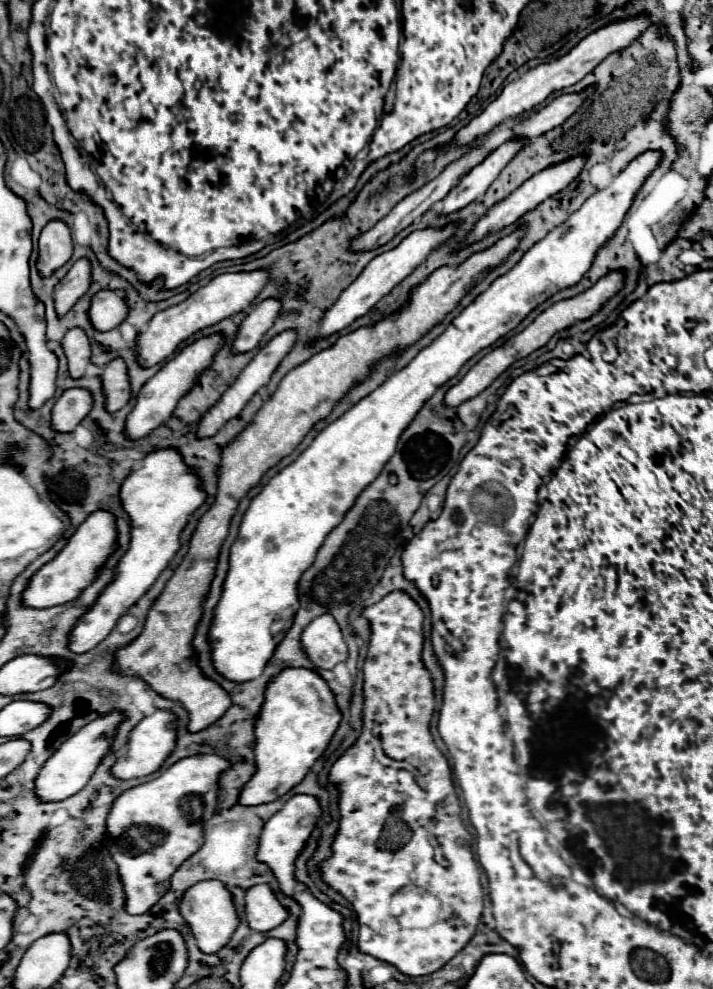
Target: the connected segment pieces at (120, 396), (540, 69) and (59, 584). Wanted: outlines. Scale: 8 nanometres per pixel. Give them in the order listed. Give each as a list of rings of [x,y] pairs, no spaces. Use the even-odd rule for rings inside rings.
[[[121,358],[111,360],[101,374],[101,384],[105,392],[105,410],[117,412],[121,410],[131,398],[131,386],[127,378],[127,368]]]
[[[637,16],[637,18],[631,18],[631,20],[623,20],[623,22],[613,22],[593,34],[589,34],[585,40],[581,40],[567,56],[555,60],[555,62],[547,62],[547,64],[539,64],[537,68],[531,68],[527,70],[521,78],[517,78],[515,82],[509,82],[507,86],[503,86],[503,92],[499,94],[499,98],[495,102],[491,102],[483,114],[479,114],[477,118],[473,118],[463,130],[457,132],[455,136],[455,142],[457,144],[469,144],[473,142],[475,138],[487,134],[489,130],[493,130],[497,124],[501,124],[503,120],[507,118],[515,118],[527,110],[531,110],[533,106],[541,104],[551,92],[555,90],[561,90],[565,86],[573,86],[577,84],[583,76],[587,76],[603,58],[607,58],[611,52],[617,52],[617,50],[623,50],[627,48],[643,30],[647,30],[651,24],[649,16]]]
[[[93,512],[69,538],[65,548],[45,566],[41,566],[21,592],[23,606],[27,608],[51,608],[59,604],[67,604],[79,596],[87,584],[97,576],[99,564],[107,560],[107,552],[115,548],[115,520],[109,512]]]

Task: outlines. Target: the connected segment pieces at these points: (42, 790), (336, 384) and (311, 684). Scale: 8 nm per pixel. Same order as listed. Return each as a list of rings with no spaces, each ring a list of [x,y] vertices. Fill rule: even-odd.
[[[109,712],[107,716],[93,720],[91,724],[81,728],[77,734],[73,734],[67,742],[63,742],[39,770],[35,778],[35,798],[41,802],[59,802],[79,792],[87,784],[91,774],[95,772],[99,760],[105,756],[111,744],[111,732],[115,730],[115,724],[119,724],[119,720],[123,720],[119,712]]]
[[[523,228],[501,238],[489,250],[473,254],[467,262],[457,268],[443,266],[435,270],[421,286],[411,292],[411,302],[403,312],[389,316],[375,324],[375,328],[359,328],[347,336],[341,336],[335,346],[315,354],[305,364],[293,368],[271,394],[271,398],[259,408],[253,422],[239,432],[239,436],[221,450],[221,464],[217,470],[217,496],[211,508],[201,516],[183,562],[177,566],[175,574],[167,582],[165,590],[153,602],[147,612],[143,632],[131,640],[127,646],[115,652],[113,668],[121,676],[135,676],[147,682],[159,696],[179,702],[189,712],[189,732],[199,732],[213,722],[217,722],[225,710],[231,706],[229,694],[205,678],[195,666],[195,654],[191,650],[191,640],[195,626],[201,618],[201,602],[209,590],[213,578],[219,548],[229,532],[231,516],[237,510],[239,500],[253,488],[261,476],[275,466],[283,456],[291,454],[303,436],[313,428],[313,424],[333,410],[333,406],[343,398],[343,394],[357,382],[369,376],[369,370],[377,360],[387,356],[387,352],[403,350],[409,344],[417,342],[425,332],[439,324],[445,314],[449,314],[461,298],[495,266],[499,266],[519,244]]]
[[[283,668],[265,688],[265,700],[255,718],[255,774],[243,786],[239,804],[259,806],[273,802],[295,788],[313,762],[329,746],[341,714],[327,682],[307,668]]]

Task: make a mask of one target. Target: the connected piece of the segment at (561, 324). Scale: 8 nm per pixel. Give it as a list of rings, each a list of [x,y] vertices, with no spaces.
[[[609,272],[607,276],[603,276],[595,286],[591,286],[589,290],[585,290],[585,292],[581,292],[581,294],[577,294],[577,296],[573,296],[573,298],[567,298],[567,300],[561,300],[561,302],[555,302],[555,304],[551,304],[547,310],[543,310],[525,330],[521,330],[519,334],[515,334],[515,336],[511,336],[509,340],[505,340],[499,348],[495,348],[495,350],[491,350],[487,356],[483,356],[455,386],[451,386],[447,392],[445,392],[445,406],[451,406],[451,408],[455,408],[455,406],[459,406],[461,402],[465,402],[465,400],[469,400],[469,398],[475,398],[477,394],[481,394],[497,376],[501,376],[515,360],[519,360],[519,358],[525,358],[525,356],[529,356],[531,352],[535,352],[537,348],[541,348],[541,346],[545,346],[547,342],[549,342],[549,338],[555,334],[555,332],[559,332],[559,330],[563,330],[563,328],[569,328],[573,322],[577,322],[577,320],[587,320],[587,318],[591,318],[595,312],[599,312],[601,310],[601,306],[611,298],[611,296],[615,296],[615,292],[619,292],[619,288],[623,286],[623,274],[621,272]]]

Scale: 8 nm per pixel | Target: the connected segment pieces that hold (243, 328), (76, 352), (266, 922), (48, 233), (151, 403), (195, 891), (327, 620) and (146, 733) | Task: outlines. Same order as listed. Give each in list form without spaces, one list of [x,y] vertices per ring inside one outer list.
[[[269,298],[269,300],[263,300],[261,304],[257,304],[255,310],[251,310],[243,318],[243,322],[237,330],[237,336],[231,344],[231,352],[241,354],[241,352],[253,350],[261,342],[263,334],[273,326],[279,312],[281,312],[281,302],[279,300]]]
[[[73,328],[71,332],[67,332],[63,336],[61,346],[63,346],[63,352],[69,362],[69,376],[83,378],[85,368],[89,364],[89,356],[91,356],[91,348],[89,348],[89,340],[87,340],[85,332],[79,328]]]
[[[267,884],[251,886],[245,892],[245,918],[251,930],[269,932],[287,918],[287,910],[279,904]]]
[[[51,220],[39,236],[39,256],[37,256],[37,272],[41,278],[51,276],[55,270],[59,270],[73,254],[73,242],[71,242],[71,230],[59,222]]]
[[[223,336],[199,338],[197,342],[183,348],[151,380],[147,380],[143,384],[143,388],[139,390],[139,394],[135,398],[135,406],[133,406],[131,414],[125,418],[125,434],[129,440],[145,438],[151,430],[163,426],[171,418],[171,412],[175,410],[179,396],[183,396],[183,392],[187,392],[187,388],[191,388],[191,380],[197,380],[197,376],[203,372],[203,368],[207,368],[207,364],[211,364],[211,356],[215,356],[215,348],[219,348],[219,344],[223,344]]]
[[[203,880],[203,882],[191,886],[181,898],[179,912],[181,912],[183,920],[189,924],[199,950],[205,954],[219,952],[229,942],[231,934],[235,932],[235,928],[239,924],[239,918],[235,914],[233,902],[231,902],[231,894],[217,880]]]
[[[331,616],[315,618],[301,632],[301,650],[317,668],[323,670],[333,670],[333,666],[347,660],[347,644]]]
[[[155,710],[155,714],[143,718],[127,736],[127,746],[119,752],[117,762],[111,766],[111,776],[117,780],[143,778],[161,768],[165,758],[171,754],[171,744],[175,744],[175,714],[167,710]]]

